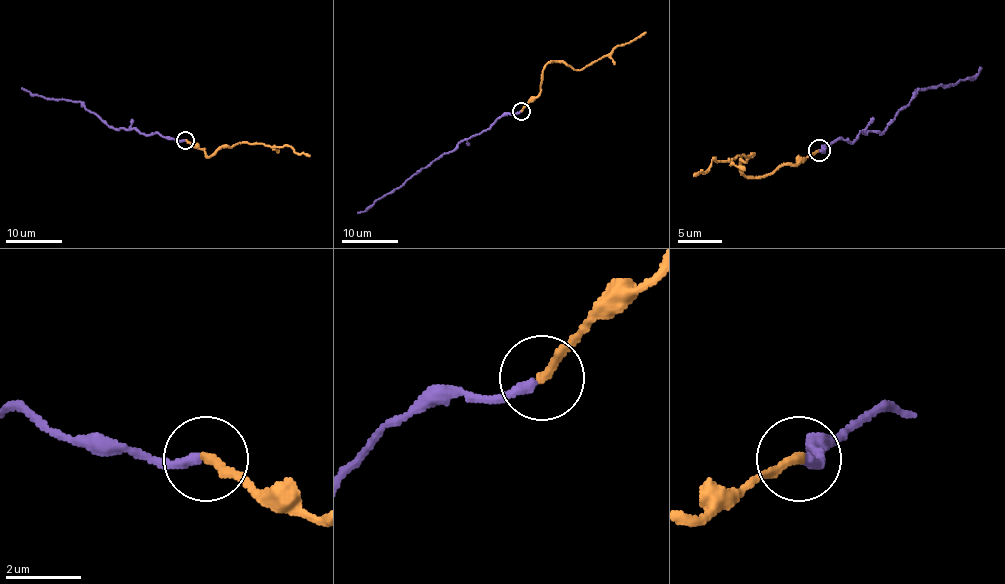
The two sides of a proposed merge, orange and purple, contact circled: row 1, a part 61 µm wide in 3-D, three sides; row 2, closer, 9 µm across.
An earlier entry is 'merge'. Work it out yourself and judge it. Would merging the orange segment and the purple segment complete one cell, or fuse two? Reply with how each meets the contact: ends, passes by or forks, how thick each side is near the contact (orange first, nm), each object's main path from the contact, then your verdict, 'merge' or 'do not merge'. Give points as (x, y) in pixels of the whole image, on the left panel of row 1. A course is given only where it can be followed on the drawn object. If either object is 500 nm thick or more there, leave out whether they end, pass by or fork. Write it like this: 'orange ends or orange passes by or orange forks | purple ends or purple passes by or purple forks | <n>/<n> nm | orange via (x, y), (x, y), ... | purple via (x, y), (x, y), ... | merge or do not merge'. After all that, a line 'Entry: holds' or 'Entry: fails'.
orange ends | purple ends | 240/260 nm | orange via (185, 140), (203, 149), (209, 157), (222, 147), (240, 143), (289, 146), (297, 153), (310, 156) | purple via (184, 140), (116, 129), (79, 101), (46, 100), (21, 87) | merge
Entry: holds

